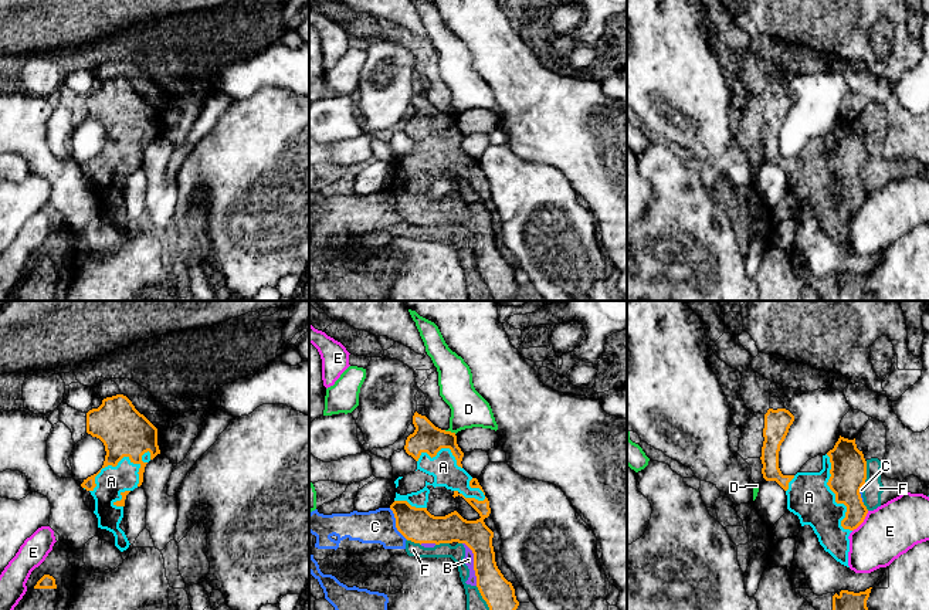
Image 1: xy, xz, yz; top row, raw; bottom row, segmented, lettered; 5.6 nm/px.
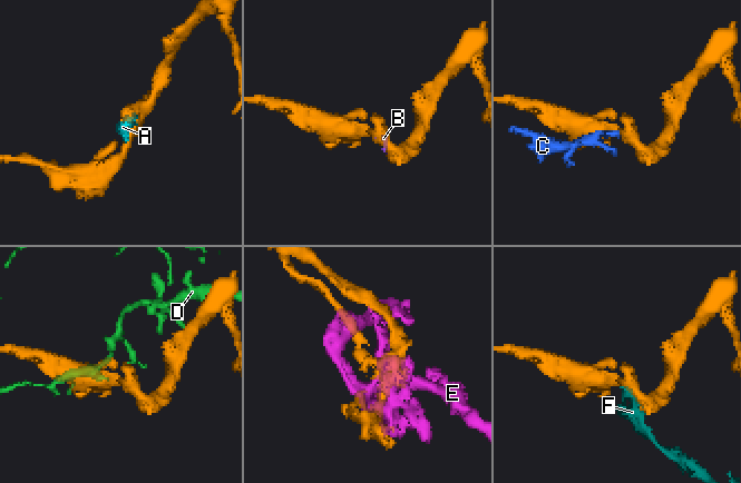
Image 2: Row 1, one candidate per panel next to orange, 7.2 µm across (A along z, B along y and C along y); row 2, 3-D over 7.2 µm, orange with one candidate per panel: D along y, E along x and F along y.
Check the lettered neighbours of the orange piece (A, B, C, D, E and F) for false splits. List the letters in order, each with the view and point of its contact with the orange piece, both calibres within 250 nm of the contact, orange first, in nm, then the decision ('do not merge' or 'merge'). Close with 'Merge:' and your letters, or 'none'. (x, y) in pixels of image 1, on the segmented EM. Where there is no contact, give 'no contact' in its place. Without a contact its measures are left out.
A: meets orange in xy at (109, 464); 280 nm thick on the orange side, 170 nm on the other; merge
B: meets orange in xz at (474, 563); 180 nm thick on the orange side, 60 nm on the other; do not merge
C: meets orange in xz at (396, 524); 190 nm thick on the orange side, 190 nm on the other; do not merge
D: meets orange in xz at (450, 431); 160 nm thick on the orange side, 200 nm on the other; do not merge
E: meets orange in yz at (863, 521); 190 nm thick on the orange side, 300 nm on the other; do not merge
F: meets orange in yz at (865, 473); 200 nm thick on the orange side, 110 nm on the other; do not merge
Merge: A

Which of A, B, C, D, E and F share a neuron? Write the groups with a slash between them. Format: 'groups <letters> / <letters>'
groups A / B C F / D / E

